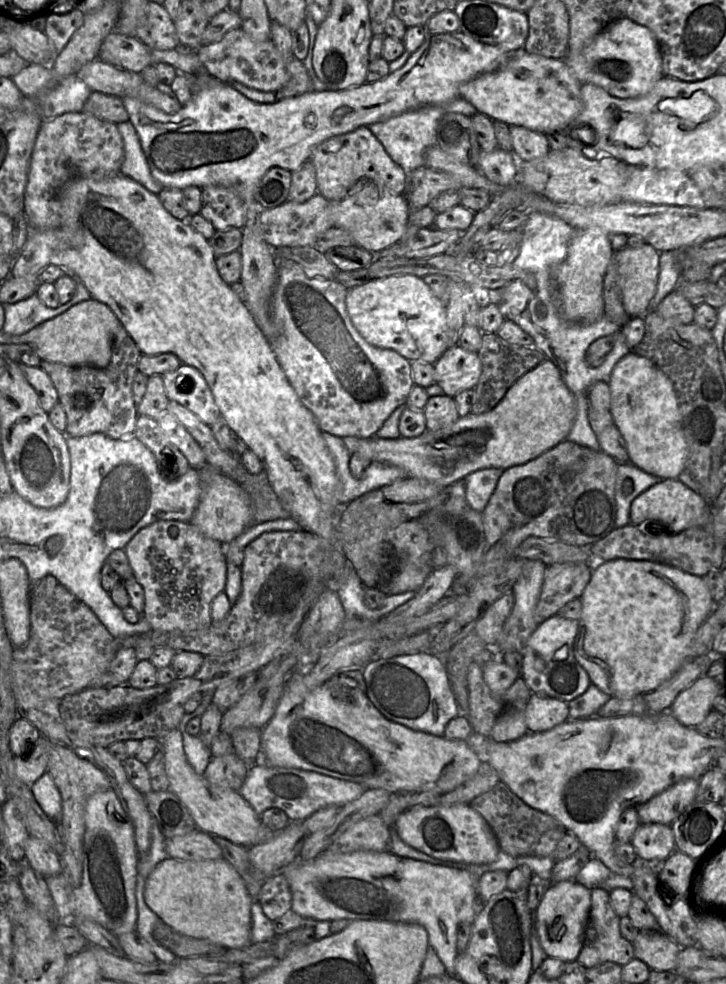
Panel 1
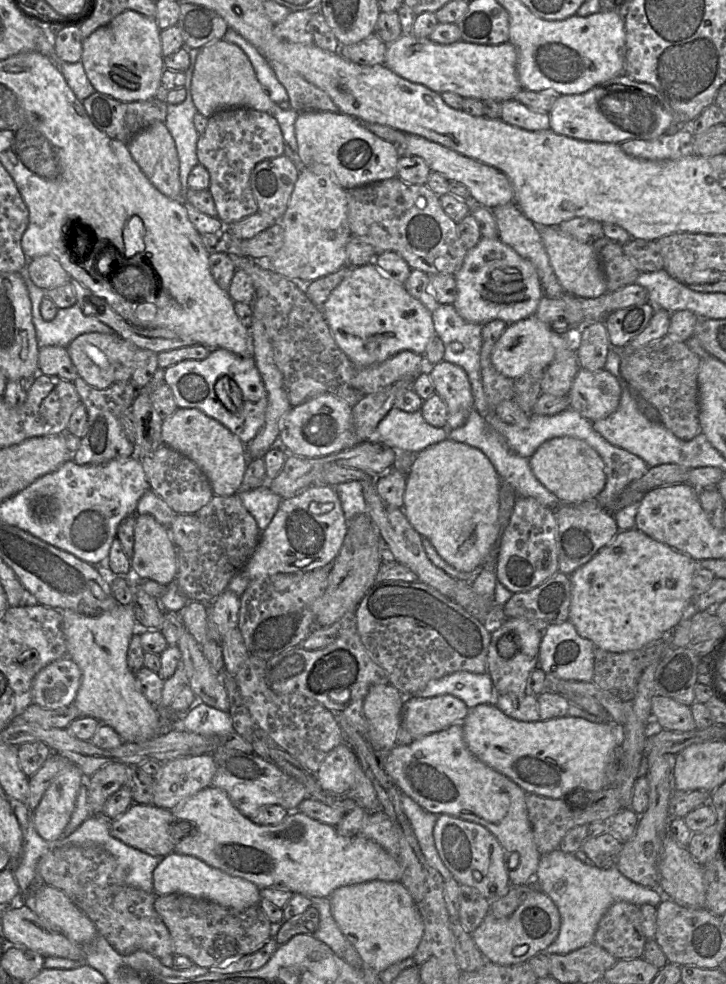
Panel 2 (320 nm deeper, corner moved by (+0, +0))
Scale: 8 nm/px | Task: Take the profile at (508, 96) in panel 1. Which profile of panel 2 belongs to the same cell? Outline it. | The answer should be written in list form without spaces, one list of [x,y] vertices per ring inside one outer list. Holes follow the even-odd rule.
[[[402,34],[387,44],[384,64],[402,78],[422,84],[439,94],[453,92],[463,98],[503,102],[514,99],[517,92],[523,89],[517,74],[517,51],[509,41],[478,44],[459,40],[451,44],[440,44],[428,37]]]

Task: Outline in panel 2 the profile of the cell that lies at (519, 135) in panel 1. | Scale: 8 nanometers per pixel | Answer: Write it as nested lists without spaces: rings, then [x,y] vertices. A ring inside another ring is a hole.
[[[515,99],[500,103],[502,121],[528,131],[550,129],[548,113],[534,111]]]

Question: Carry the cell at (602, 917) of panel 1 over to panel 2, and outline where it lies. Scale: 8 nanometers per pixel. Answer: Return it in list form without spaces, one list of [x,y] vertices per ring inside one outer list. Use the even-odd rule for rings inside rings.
[[[619,901],[601,918],[593,942],[617,960],[625,960],[642,958],[646,940],[640,907]]]

